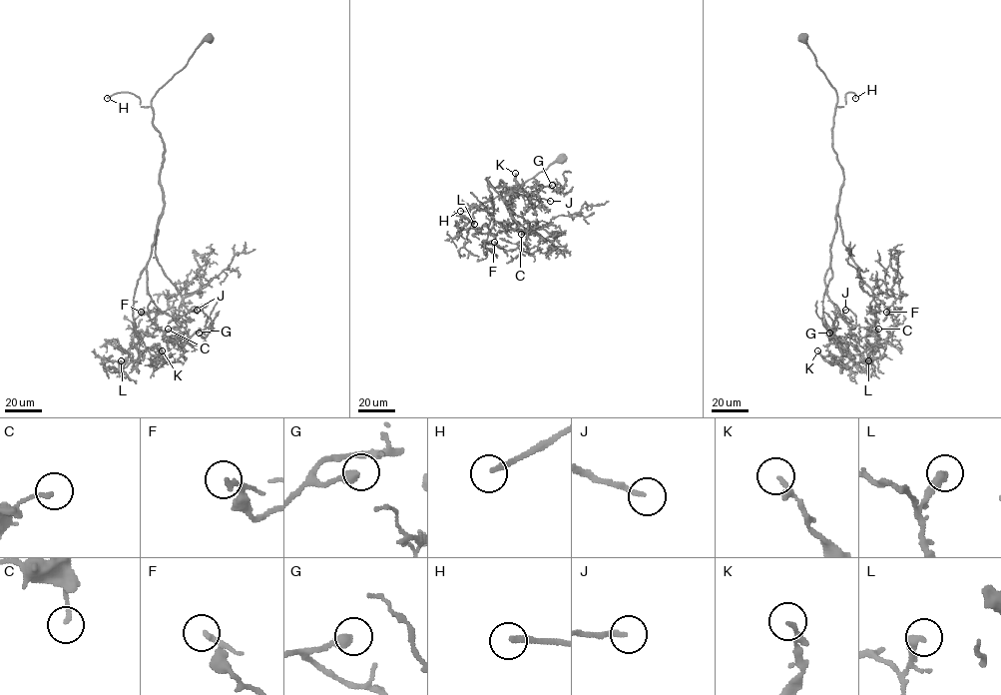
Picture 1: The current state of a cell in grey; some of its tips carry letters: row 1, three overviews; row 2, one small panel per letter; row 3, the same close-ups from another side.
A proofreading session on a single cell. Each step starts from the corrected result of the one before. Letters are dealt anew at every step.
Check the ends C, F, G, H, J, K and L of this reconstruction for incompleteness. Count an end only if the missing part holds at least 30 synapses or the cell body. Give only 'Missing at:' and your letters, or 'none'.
Missing at: G, H, J

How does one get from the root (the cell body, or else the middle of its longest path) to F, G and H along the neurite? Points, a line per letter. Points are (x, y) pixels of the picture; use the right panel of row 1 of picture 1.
F: (802, 37), (837, 96), (832, 143), (843, 176), (837, 207), (843, 244), (873, 295), (895, 312), (886, 312)
G: (802, 37), (837, 96), (832, 143), (843, 185), (824, 284), (840, 316), (833, 324), (834, 335), (829, 333)
H: (802, 37), (816, 65), (835, 91), (836, 106), (845, 104), (847, 92), (854, 93), (855, 98)

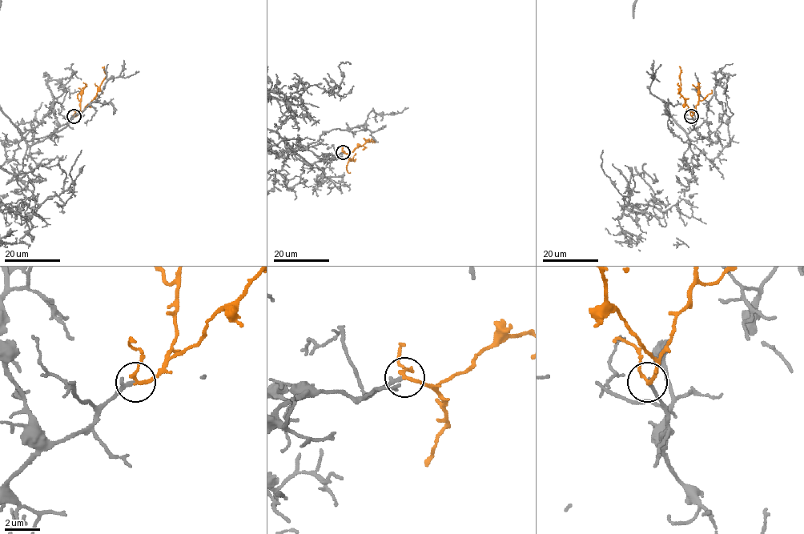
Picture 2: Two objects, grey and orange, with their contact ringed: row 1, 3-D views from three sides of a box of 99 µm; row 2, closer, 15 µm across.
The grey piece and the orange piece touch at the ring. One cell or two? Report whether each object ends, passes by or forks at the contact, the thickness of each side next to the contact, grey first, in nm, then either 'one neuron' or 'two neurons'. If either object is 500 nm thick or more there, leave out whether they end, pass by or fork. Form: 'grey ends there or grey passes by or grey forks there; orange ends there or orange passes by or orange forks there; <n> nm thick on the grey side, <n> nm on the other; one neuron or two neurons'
grey ends there; orange passes by; 200 nm thick on the grey side, 170 nm on the other; one neuron

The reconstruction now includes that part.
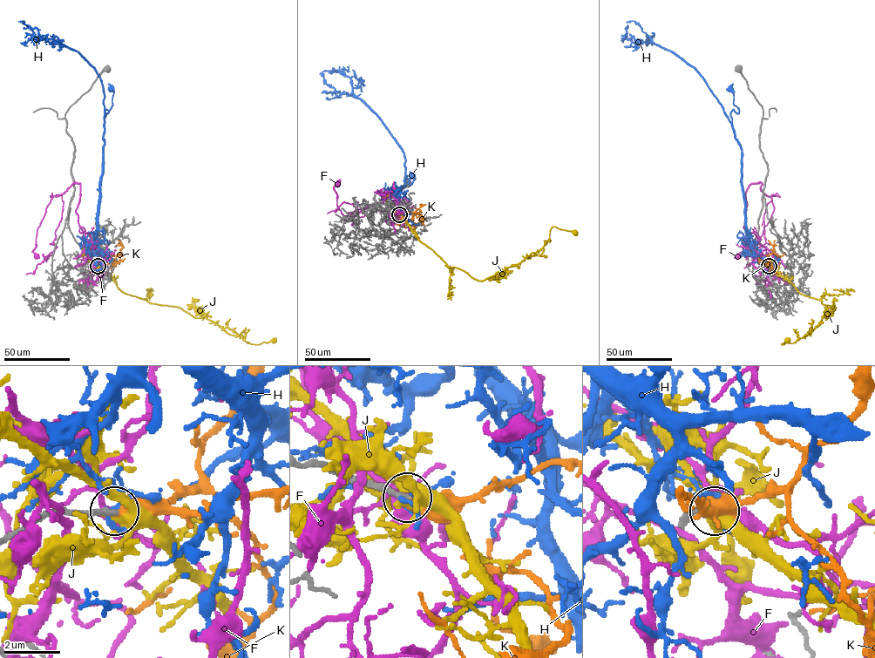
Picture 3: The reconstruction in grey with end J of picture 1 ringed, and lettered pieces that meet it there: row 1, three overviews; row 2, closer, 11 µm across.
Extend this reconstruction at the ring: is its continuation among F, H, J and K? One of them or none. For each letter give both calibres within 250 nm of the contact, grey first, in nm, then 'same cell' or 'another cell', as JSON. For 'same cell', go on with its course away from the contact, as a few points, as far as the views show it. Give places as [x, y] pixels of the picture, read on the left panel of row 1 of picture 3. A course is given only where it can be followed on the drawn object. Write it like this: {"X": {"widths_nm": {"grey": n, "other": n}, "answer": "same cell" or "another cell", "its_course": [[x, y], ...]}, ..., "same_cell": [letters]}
{"F": {"widths_nm": {"grey": 240, "other": 190}, "answer": "another cell"}, "H": {"widths_nm": {"grey": 240, "other": 130}, "answer": "another cell"}, "J": {"widths_nm": {"grey": 220, "other": 240}, "answer": "another cell"}, "K": {"widths_nm": {"grey": 200, "other": 460}, "answer": "same cell", "its_course": [[98, 266], [112, 262], [123, 247], [118, 240]]}, "same_cell": ["K"]}

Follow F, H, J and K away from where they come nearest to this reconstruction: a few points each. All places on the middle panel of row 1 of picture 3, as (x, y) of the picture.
F: (398, 214), (382, 188), (374, 206), (347, 219), (337, 206), (337, 183)
H: (398, 214), (400, 206), (396, 195), (404, 186), (406, 176), (409, 184), (413, 181), (415, 178), (411, 175)
J: (398, 214), (449, 267), (478, 281), (539, 251), (553, 227), (575, 233)
K: (399, 214), (413, 212), (424, 219), (418, 213)

